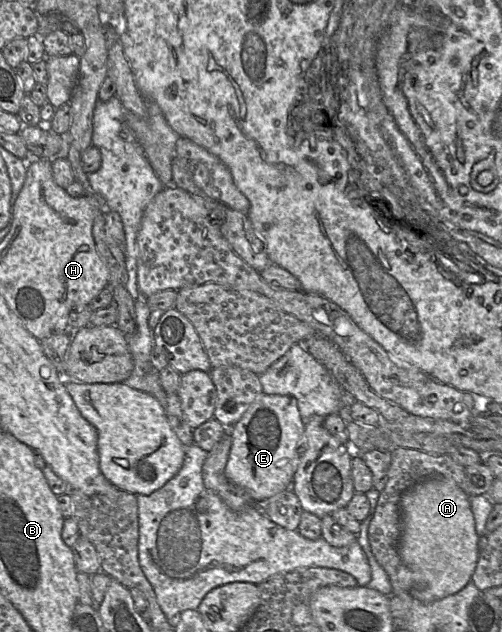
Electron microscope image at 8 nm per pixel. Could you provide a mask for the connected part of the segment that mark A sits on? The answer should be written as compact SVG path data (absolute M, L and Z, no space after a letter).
M436 476L407 489L399 507L402 532L398 553L414 574L410 595L429 603L459 592L471 581L478 560L479 536L469 496L452 479Z

